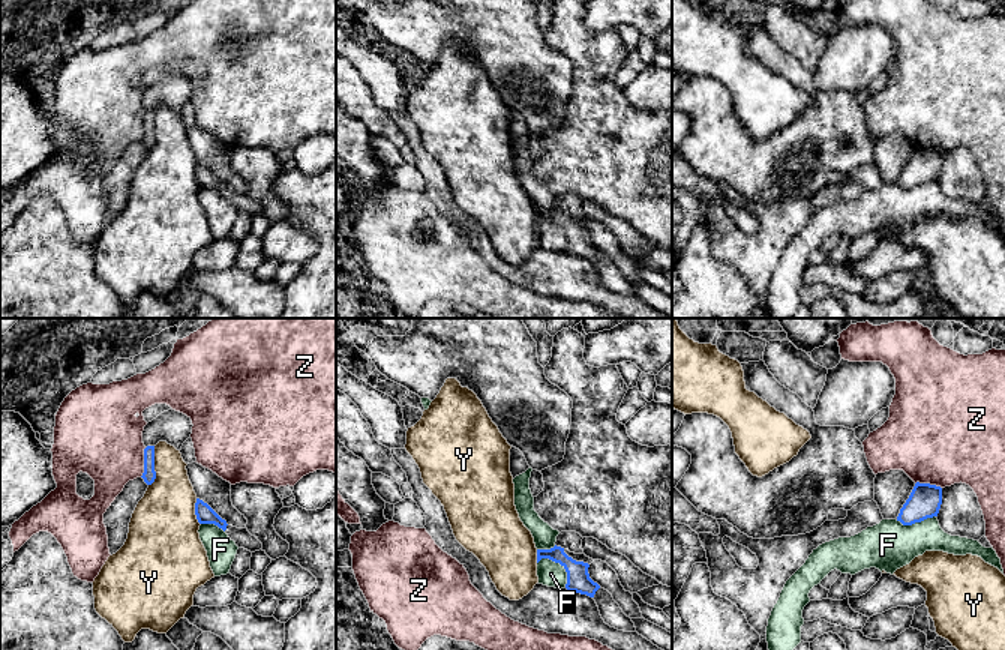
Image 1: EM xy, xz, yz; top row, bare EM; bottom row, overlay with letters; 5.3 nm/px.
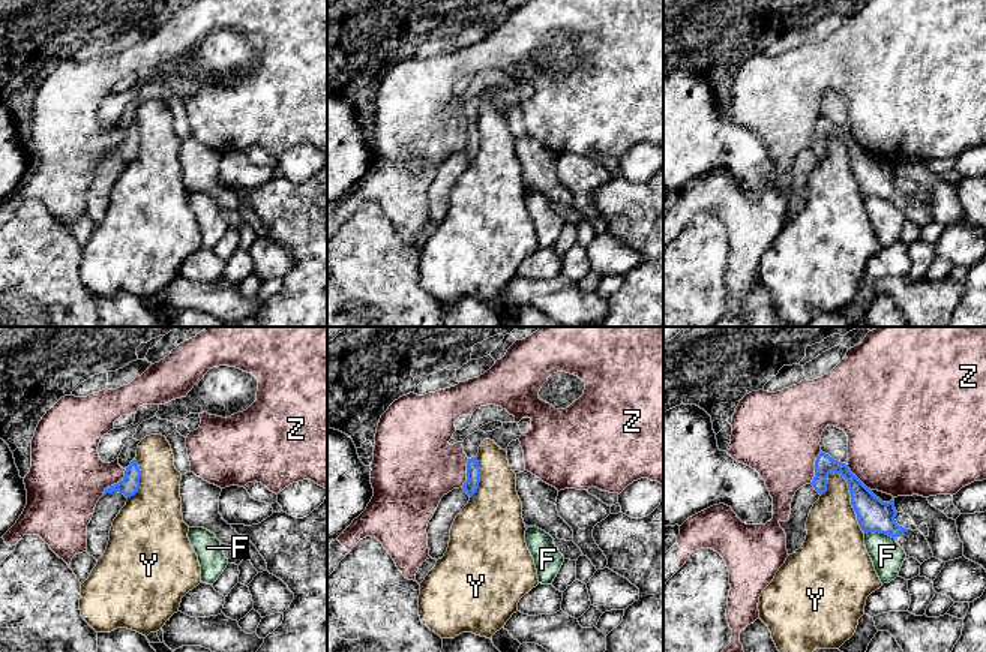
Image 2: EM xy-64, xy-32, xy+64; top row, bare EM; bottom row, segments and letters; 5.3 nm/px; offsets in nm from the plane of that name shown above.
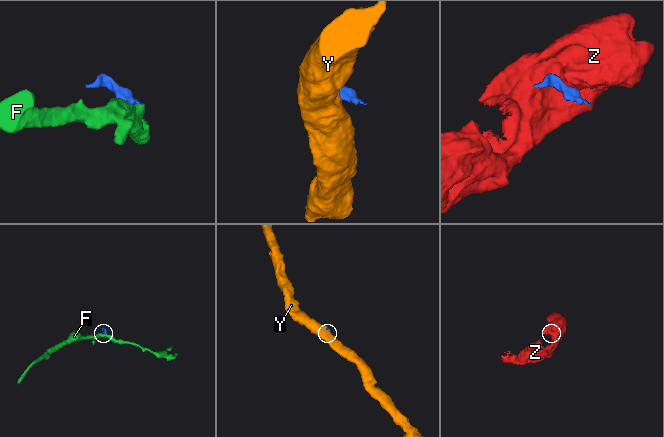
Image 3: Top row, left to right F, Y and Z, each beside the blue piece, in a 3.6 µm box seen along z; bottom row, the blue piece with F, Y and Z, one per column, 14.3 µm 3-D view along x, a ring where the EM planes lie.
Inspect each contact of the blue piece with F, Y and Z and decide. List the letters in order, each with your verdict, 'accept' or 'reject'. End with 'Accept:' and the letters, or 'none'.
F: reject
Y: reject
Z: reject
Accept: none

